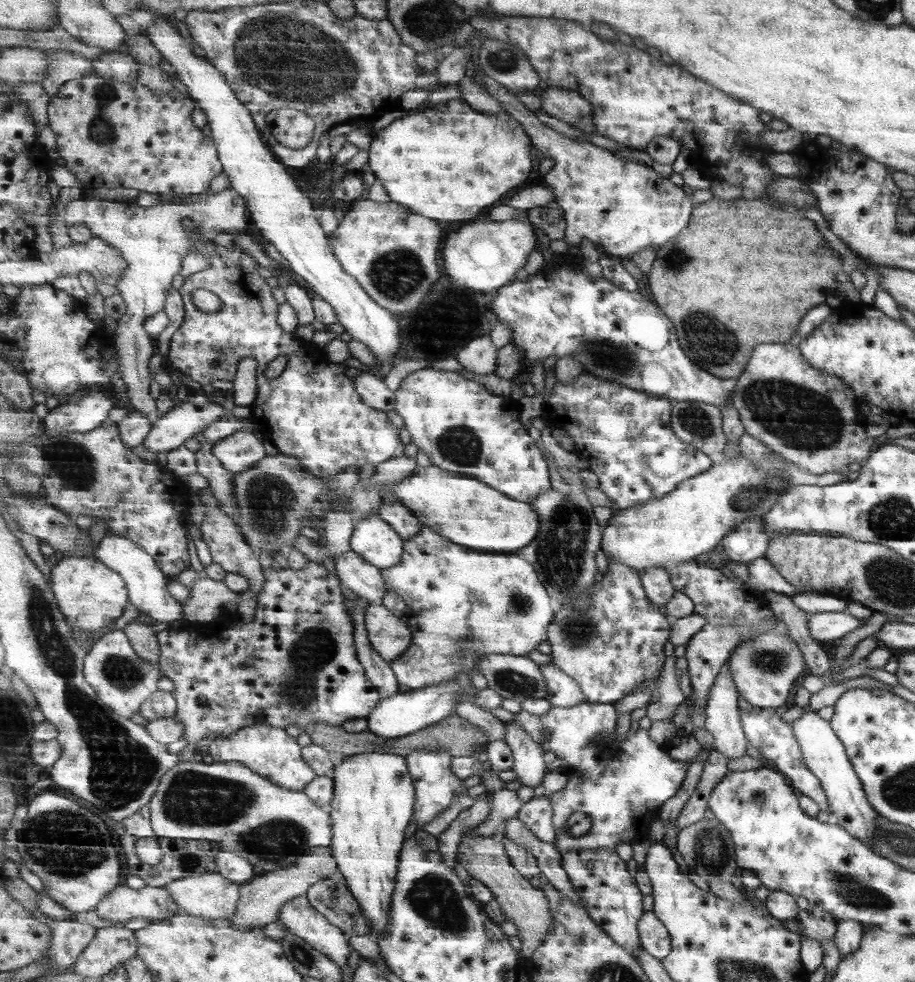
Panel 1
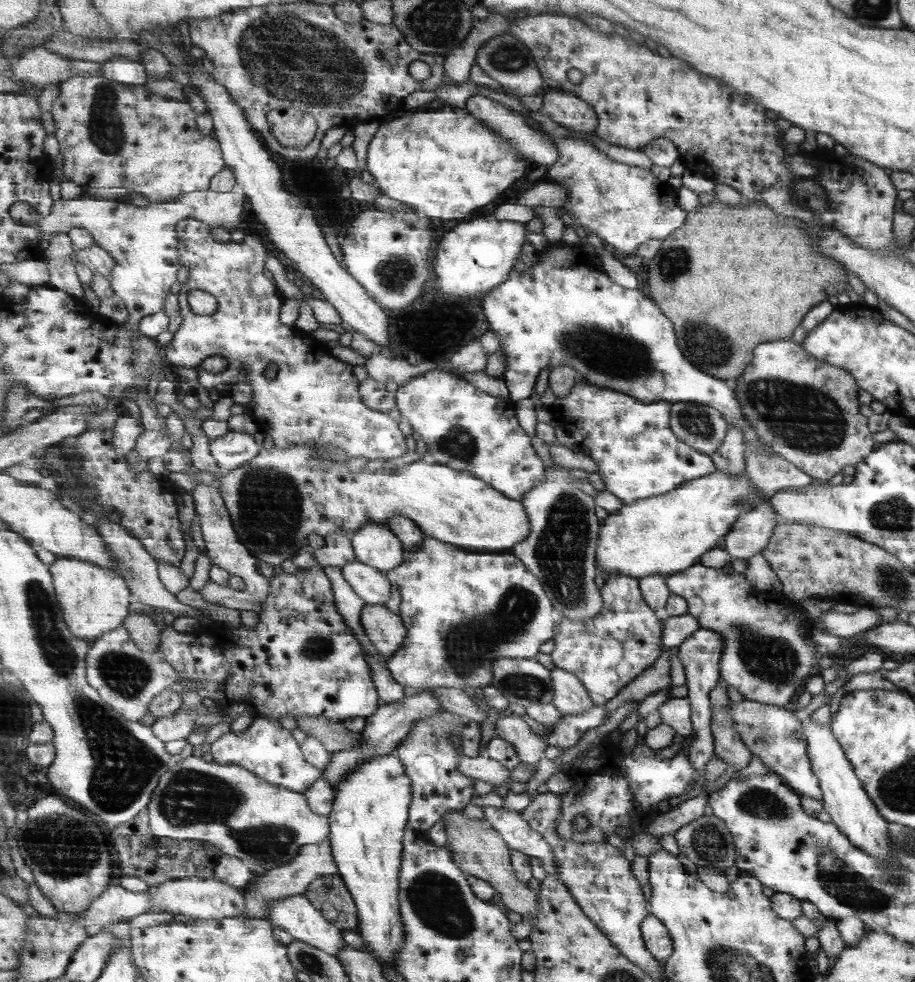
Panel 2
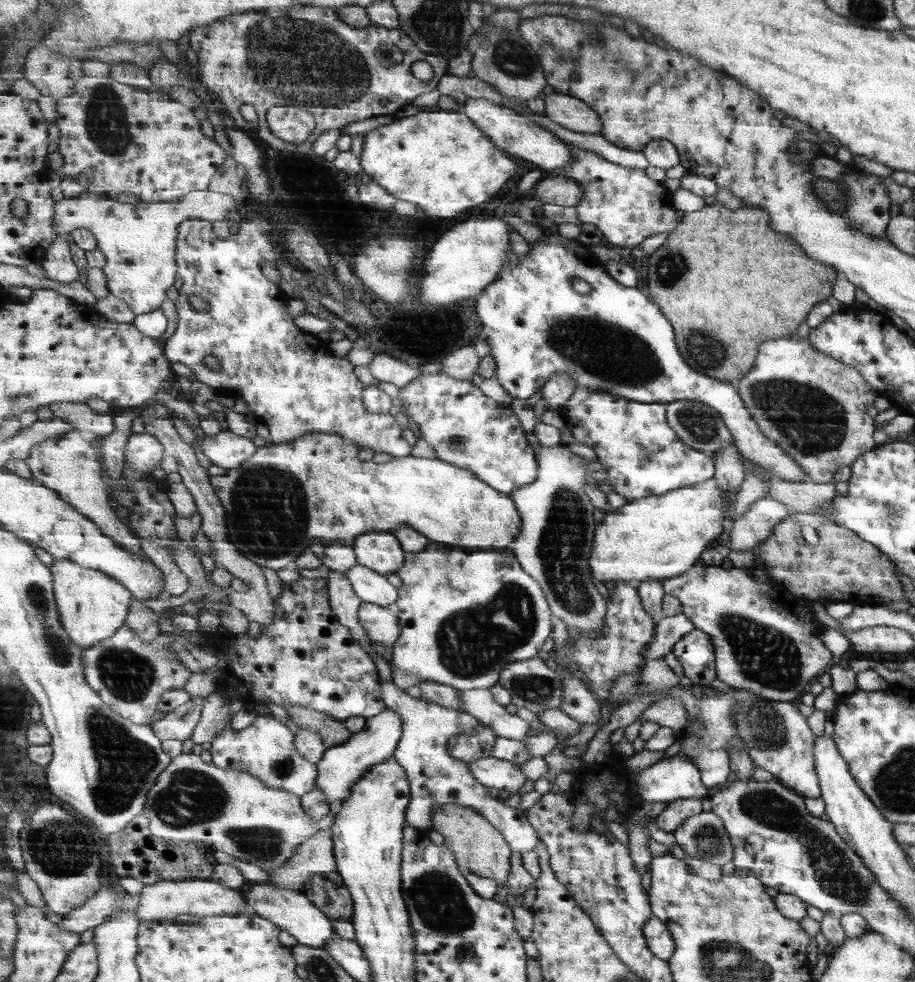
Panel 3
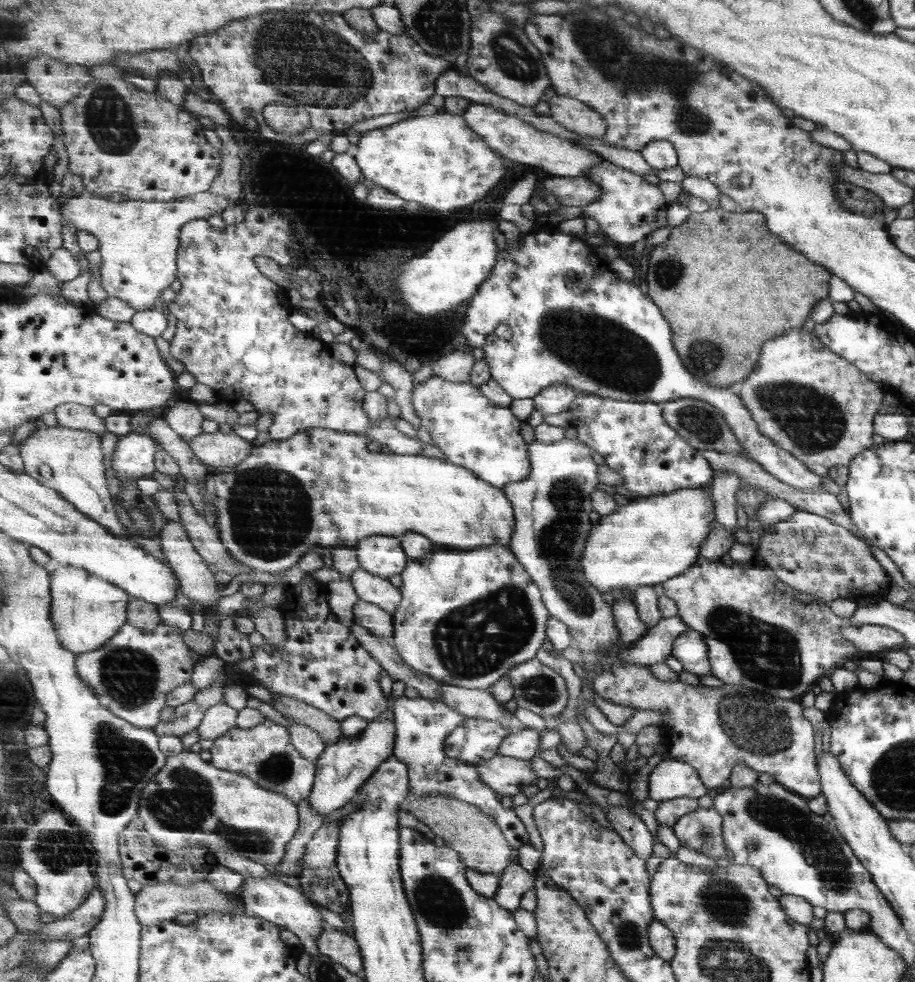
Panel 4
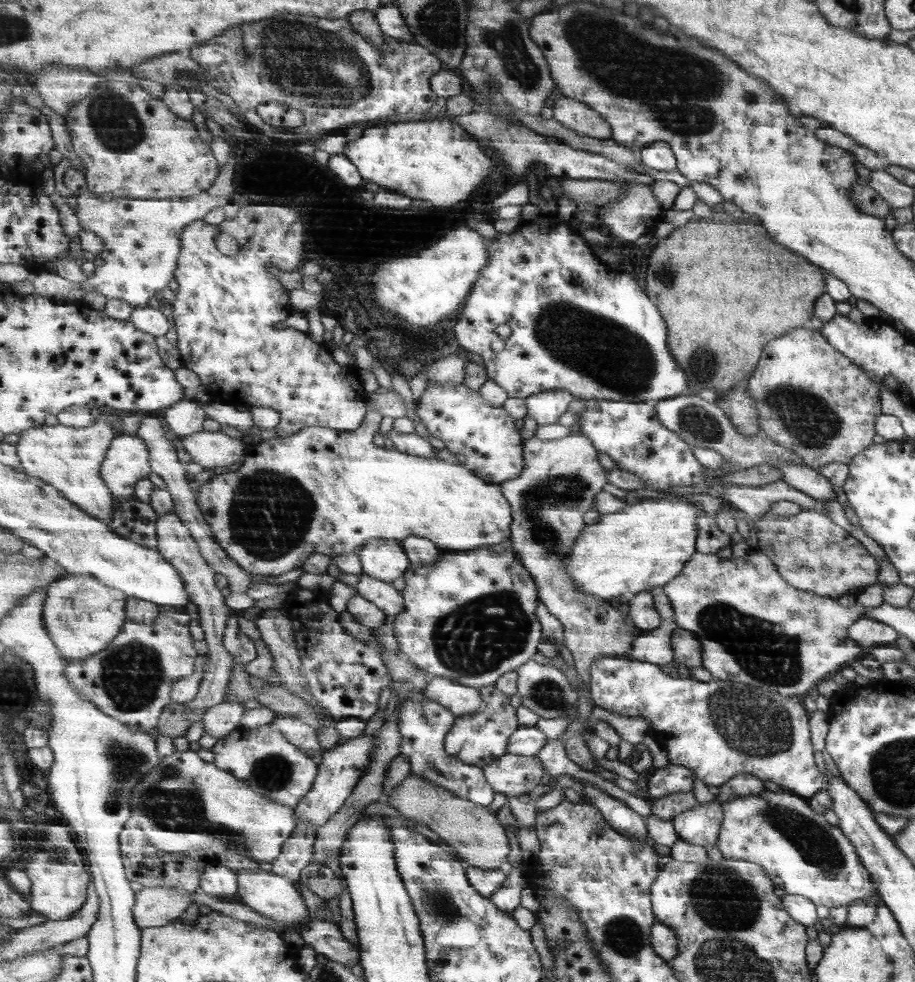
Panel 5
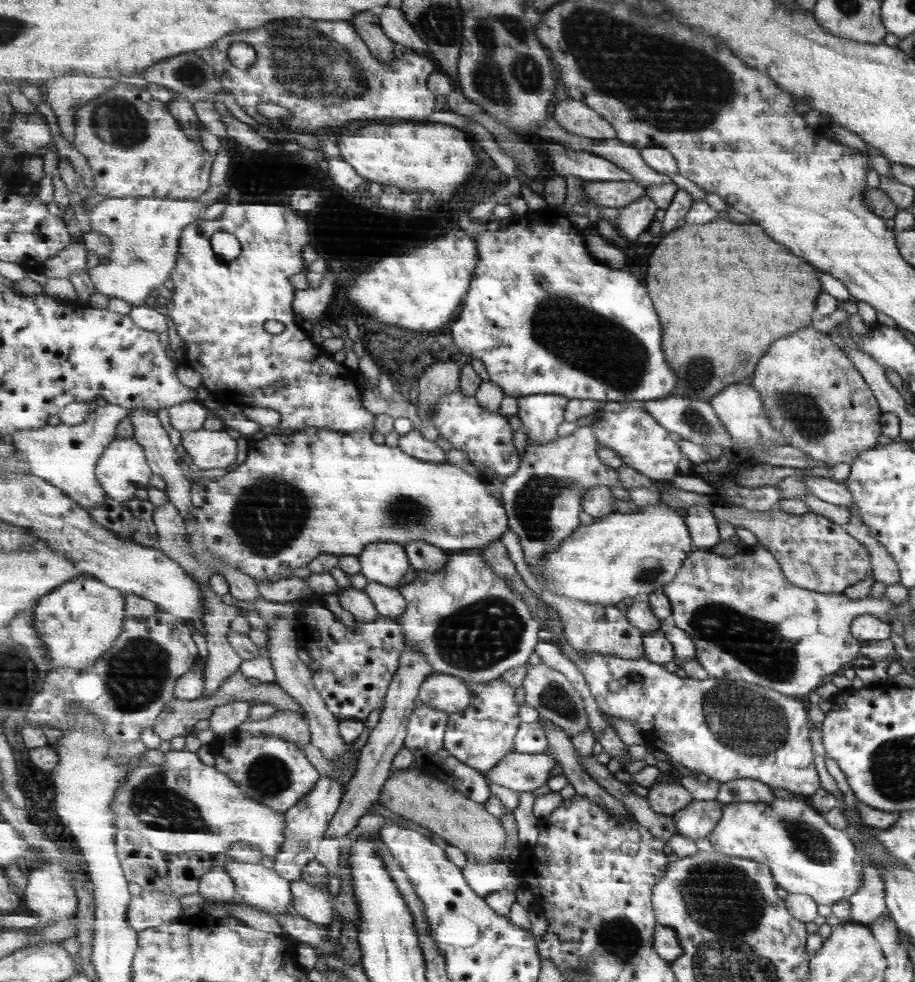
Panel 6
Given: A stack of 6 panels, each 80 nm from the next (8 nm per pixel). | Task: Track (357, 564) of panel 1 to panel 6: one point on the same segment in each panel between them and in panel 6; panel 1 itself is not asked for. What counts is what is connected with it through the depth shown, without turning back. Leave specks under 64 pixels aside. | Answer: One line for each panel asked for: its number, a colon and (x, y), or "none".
2: (373, 586)
3: (372, 587)
4: (374, 589)
5: (389, 599)
6: (390, 602)

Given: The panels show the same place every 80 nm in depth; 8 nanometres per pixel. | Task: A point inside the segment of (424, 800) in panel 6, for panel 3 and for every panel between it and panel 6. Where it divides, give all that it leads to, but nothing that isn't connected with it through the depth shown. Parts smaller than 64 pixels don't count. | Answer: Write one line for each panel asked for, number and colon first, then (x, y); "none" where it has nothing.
3: (481, 848)
4: (483, 847)
5: (474, 831)

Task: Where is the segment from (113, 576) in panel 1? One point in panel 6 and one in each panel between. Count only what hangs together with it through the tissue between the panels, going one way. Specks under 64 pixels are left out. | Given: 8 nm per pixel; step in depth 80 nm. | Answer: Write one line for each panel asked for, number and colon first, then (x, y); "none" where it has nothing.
2: (95, 600)
3: (93, 606)
4: (87, 611)
5: (83, 616)
6: (80, 621)

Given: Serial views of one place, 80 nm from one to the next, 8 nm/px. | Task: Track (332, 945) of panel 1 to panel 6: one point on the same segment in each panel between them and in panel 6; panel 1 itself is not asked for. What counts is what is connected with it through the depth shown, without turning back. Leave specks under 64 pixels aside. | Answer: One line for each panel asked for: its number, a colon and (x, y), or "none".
2: (297, 915)
3: (292, 911)
4: (271, 899)
5: (271, 895)
6: (263, 888)

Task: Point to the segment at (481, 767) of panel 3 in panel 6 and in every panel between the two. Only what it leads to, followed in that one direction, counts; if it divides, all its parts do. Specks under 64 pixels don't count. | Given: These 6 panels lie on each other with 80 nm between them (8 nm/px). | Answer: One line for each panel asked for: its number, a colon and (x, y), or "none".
4: (507, 776)
5: (511, 775)
6: (521, 772)

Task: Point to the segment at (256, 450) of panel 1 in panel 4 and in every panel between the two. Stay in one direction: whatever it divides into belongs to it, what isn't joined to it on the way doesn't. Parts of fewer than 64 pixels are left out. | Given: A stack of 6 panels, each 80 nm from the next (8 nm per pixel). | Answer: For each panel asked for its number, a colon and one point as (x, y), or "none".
2: (233, 450)
3: (227, 450)
4: (216, 449)

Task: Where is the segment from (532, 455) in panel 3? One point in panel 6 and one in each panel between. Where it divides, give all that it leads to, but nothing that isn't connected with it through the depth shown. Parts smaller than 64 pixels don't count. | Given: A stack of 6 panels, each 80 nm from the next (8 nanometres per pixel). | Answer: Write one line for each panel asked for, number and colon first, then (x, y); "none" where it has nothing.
4: (471, 431)
5: (484, 438)
6: (487, 438)

